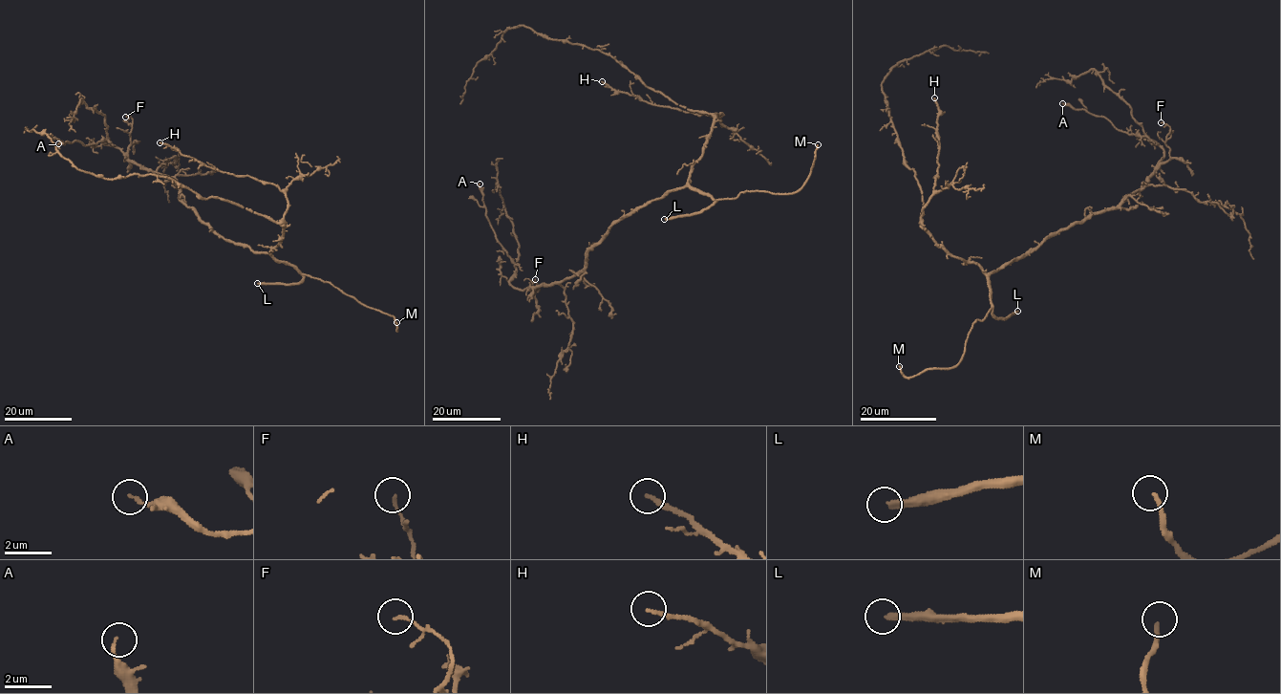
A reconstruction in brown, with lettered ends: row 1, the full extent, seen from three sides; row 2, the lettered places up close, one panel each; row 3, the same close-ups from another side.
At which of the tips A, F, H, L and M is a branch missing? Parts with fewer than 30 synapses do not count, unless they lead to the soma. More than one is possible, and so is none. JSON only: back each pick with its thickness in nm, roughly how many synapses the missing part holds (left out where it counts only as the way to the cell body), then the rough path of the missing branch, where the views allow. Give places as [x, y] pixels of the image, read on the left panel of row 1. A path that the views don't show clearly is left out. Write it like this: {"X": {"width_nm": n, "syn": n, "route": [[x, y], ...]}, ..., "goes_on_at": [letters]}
{"H": {"width_nm": 180, "syn": 70, "route": [[160, 142], [137, 131], [120, 128], [79, 128], [70, 111], [40, 121]]}, "L": {"width_nm": 280, "syn": 350, "route": [[257, 283], [212, 266], [143, 181], [118, 176], [71, 203], [43, 243], [12, 255]]}, "goes_on_at": ["H", "L"]}

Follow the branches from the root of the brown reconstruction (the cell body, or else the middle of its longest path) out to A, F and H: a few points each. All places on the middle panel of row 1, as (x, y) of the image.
A: (689, 176), (684, 185), (611, 226), (582, 271), (523, 290), (509, 282), (514, 262), (486, 216), (480, 184)
F: (689, 176), (684, 185), (611, 226), (582, 271), (533, 287), (533, 297), (535, 279)
H: (689, 176), (692, 165), (702, 153), (714, 118), (721, 113), (718, 118), (651, 104), (611, 90), (602, 81)

